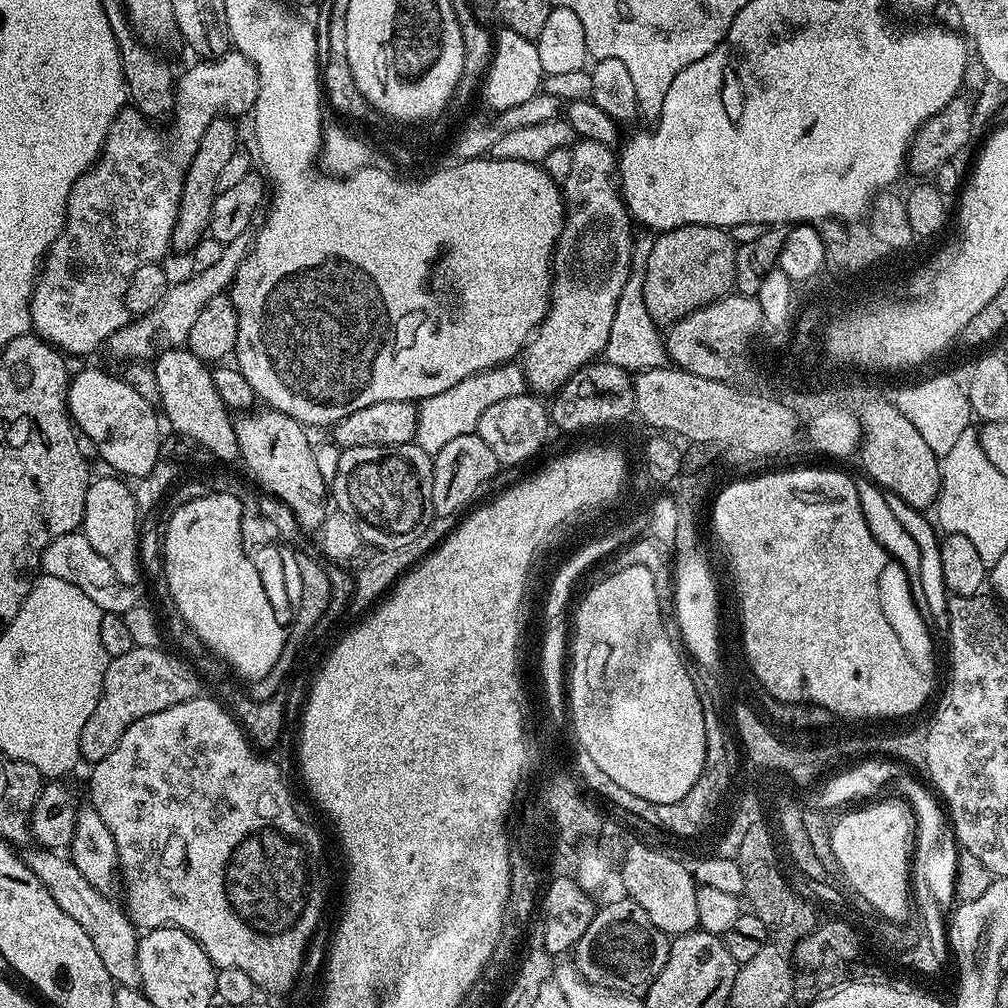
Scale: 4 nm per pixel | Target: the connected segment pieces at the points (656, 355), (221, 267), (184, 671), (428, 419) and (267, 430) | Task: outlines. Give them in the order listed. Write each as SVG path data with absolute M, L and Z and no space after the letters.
M647 245L635 247L632 253L632 268L622 295L615 307L614 321L610 326L610 337L604 347L605 361L629 372L648 371L663 368L667 365L667 347L663 337L658 334L659 327L650 318L645 302L646 260L648 259Z
M239 239L233 244L225 244L222 258L218 258L215 266L210 266L207 270L193 271L193 276L186 277L181 284L173 283L162 302L158 302L152 312L129 319L128 324L122 326L122 330L108 337L106 348L118 359L124 360L123 362L148 362L157 355L158 350L187 345L190 329L194 322L198 322L198 314L202 314L204 307L215 296L225 295L231 289L232 281L236 279L236 271L250 251L249 245L244 243L243 239Z
M133 646L126 654L109 659L98 706L94 706L94 714L90 714L80 735L80 755L85 761L88 760L89 765L106 758L106 754L118 746L118 738L122 738L122 734L126 734L126 730L130 730L138 718L146 718L146 714L158 714L158 710L178 706L201 691L201 681L196 681L195 674L186 665L175 664L164 651L163 647Z
M516 362L500 364L496 368L488 369L487 372L462 378L458 386L450 386L450 390L442 390L442 394L434 394L419 401L418 430L414 442L423 452L434 454L454 438L473 435L482 414L486 414L486 410L494 406L494 402L502 402L502 398L523 396L525 392L524 369Z
M249 411L235 421L239 459L244 460L249 474L264 487L267 495L275 496L293 512L304 530L319 529L330 511L330 484L318 470L314 444L308 441L305 425L281 412L256 411Z

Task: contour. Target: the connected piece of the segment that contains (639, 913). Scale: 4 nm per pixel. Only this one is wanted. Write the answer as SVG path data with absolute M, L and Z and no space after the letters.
M621 898L597 907L596 916L586 926L586 934L576 943L574 963L580 977L599 988L620 992L624 996L643 998L648 995L654 978L666 966L670 940L662 930L650 922L642 906L633 900Z

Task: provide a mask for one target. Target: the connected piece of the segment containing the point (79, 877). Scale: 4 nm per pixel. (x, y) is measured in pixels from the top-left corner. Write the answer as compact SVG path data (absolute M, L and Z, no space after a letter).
M39 846L29 847L23 853L26 866L34 870L38 882L50 890L54 902L86 930L90 942L94 942L94 950L98 950L98 958L102 958L102 966L106 966L106 974L121 988L140 988L140 975L138 974L138 942L140 936L135 924L130 922L127 911L115 899L103 896L74 866L74 862L59 851Z

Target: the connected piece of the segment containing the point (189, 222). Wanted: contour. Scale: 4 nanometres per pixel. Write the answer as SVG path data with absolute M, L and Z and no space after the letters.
M221 118L210 122L210 126L206 128L206 134L202 134L202 142L198 142L198 150L186 170L186 178L182 186L182 198L178 206L178 218L172 231L171 251L173 253L191 253L192 249L196 247L196 243L199 240L205 239L212 207L216 201L218 177L222 169L225 168L230 154L234 154L238 150L236 128L232 124L235 123L228 118Z

